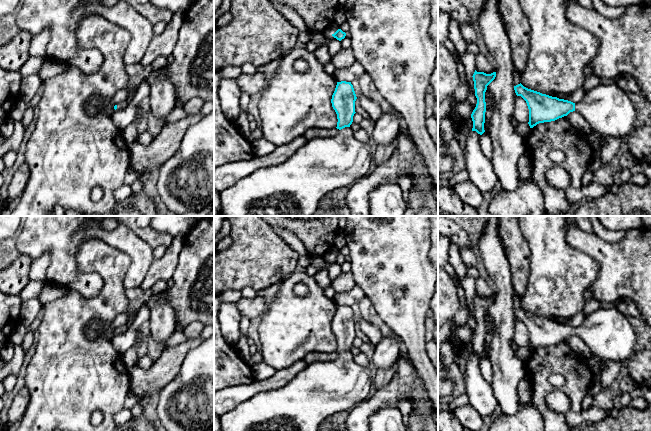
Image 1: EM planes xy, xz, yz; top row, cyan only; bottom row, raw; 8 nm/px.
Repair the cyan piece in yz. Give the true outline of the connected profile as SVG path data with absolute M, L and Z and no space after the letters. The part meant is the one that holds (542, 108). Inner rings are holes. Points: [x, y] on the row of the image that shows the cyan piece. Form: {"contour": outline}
{"contour": "M521 83L514 86L514 90L527 103L530 128L578 111L591 129L600 135L623 138L634 130L637 119L635 106L617 84L600 83L587 91L578 103L542 94L524 87Z"}

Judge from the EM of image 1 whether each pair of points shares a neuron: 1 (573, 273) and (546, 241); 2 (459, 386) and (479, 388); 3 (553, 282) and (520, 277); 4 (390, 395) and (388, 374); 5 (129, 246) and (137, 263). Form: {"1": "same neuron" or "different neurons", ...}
{"1": "same neuron", "2": "different neurons", "3": "different neurons", "4": "different neurons", "5": "same neuron"}

